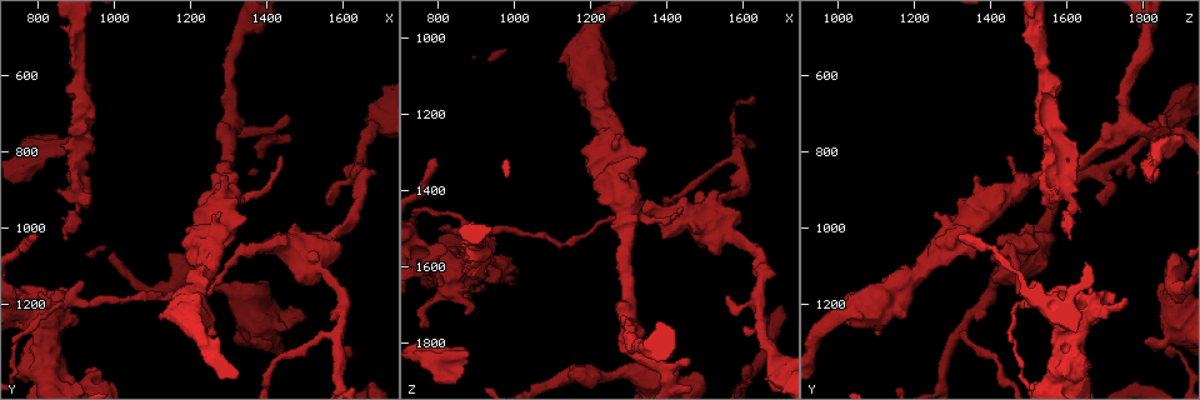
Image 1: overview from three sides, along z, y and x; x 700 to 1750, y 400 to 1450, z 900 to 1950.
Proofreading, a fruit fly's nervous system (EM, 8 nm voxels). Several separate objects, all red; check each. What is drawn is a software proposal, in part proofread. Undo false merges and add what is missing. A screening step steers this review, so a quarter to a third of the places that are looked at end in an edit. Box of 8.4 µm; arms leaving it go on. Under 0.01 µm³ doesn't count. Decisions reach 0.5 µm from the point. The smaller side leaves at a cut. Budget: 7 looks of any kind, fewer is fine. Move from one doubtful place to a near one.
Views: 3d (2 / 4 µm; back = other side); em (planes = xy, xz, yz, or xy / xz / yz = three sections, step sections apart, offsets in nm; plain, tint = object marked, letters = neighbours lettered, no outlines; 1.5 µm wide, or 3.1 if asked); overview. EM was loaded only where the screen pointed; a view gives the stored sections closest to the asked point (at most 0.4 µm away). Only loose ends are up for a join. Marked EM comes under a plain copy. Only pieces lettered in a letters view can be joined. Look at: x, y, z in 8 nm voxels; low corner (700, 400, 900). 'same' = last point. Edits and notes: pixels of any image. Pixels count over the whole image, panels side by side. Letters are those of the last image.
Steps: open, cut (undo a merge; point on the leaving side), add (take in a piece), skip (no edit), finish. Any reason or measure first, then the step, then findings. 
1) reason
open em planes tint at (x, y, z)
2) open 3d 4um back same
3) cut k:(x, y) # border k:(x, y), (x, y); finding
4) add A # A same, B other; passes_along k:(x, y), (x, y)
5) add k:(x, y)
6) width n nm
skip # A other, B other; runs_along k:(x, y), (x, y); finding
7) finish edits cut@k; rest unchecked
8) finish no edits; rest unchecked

branch stops here
open em xz step 8 tint at (880, 730, 1540)

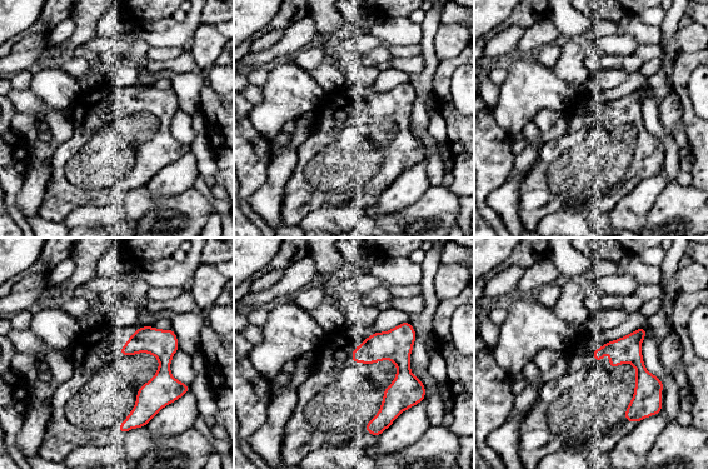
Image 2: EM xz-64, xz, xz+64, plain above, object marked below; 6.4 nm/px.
another direction
open em planes letters same

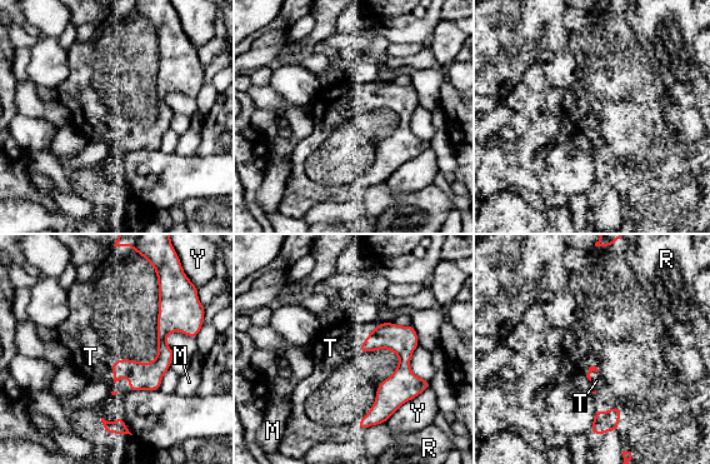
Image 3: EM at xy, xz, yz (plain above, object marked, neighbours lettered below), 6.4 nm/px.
add T # M other, R other, T same, Y other; the neuron continues

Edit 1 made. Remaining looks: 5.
an open end
open 3d 4um back at (1450, 705, 1855)

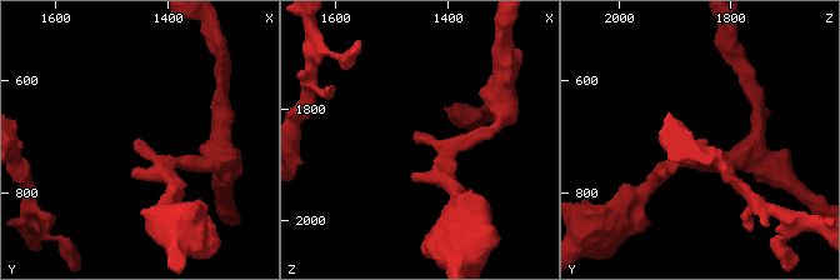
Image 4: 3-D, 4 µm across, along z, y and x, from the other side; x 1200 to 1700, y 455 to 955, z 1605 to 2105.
shape alone is not enough
open em planes letters at (1445, 700, 1860)

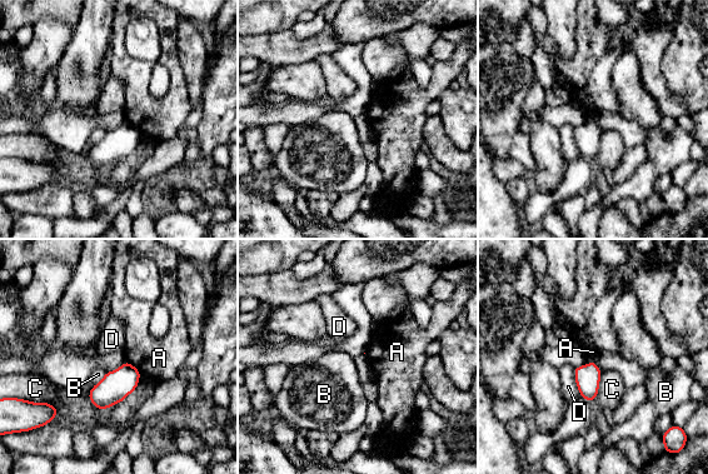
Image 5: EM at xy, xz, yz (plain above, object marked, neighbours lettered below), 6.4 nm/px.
skip # A other, B other, C other, D other; border 5:(105, 373), (95, 384); none of them fits

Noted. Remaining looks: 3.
thick end
open 3d 4um back at (1460, 1030, 1415)

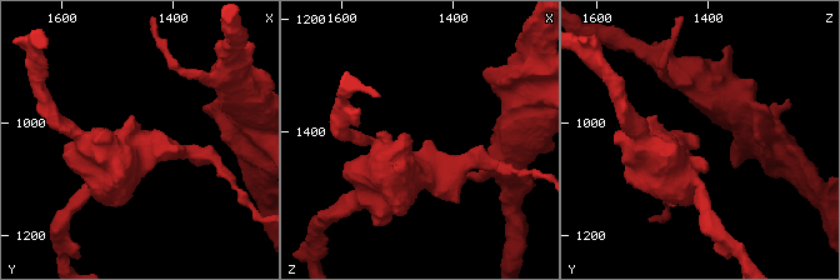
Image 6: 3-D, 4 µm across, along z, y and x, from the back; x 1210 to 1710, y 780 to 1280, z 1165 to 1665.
open em planes letters at (1450, 1025, 1420)

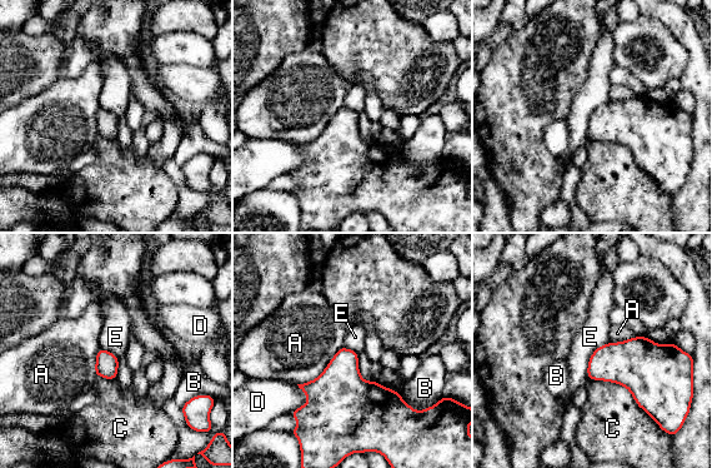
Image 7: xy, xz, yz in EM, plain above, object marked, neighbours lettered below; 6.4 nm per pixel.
longest_contact C 480 nm
skip # A other, B other, C other, D other, E other; border 7:(608, 342), (591, 354), (587, 378); none of them fits

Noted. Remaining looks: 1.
finish edits add@3; rest unchecked

